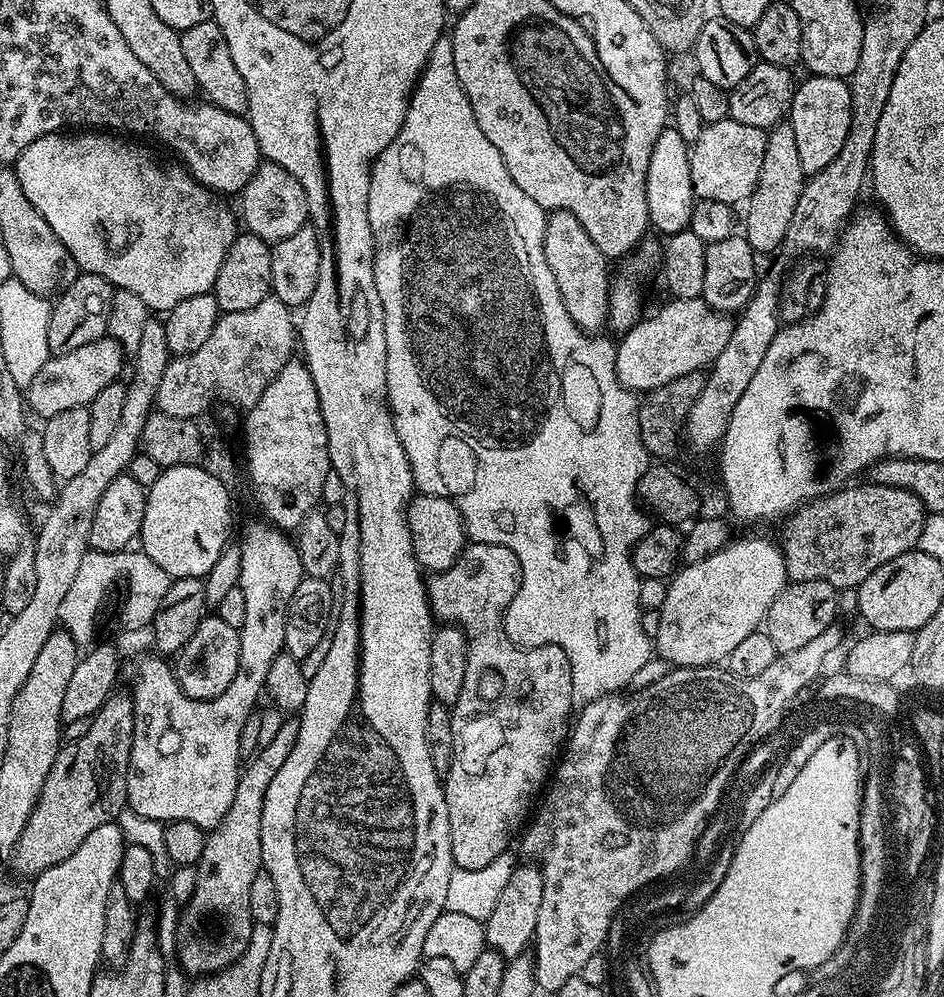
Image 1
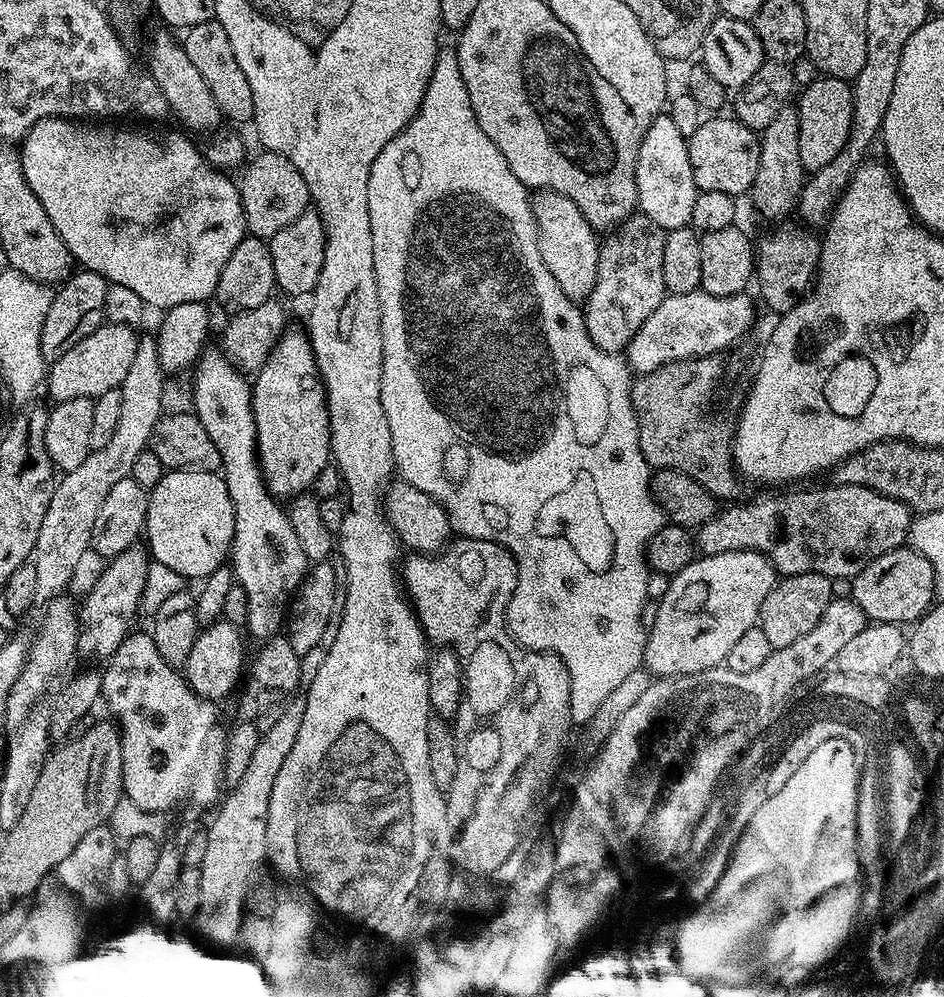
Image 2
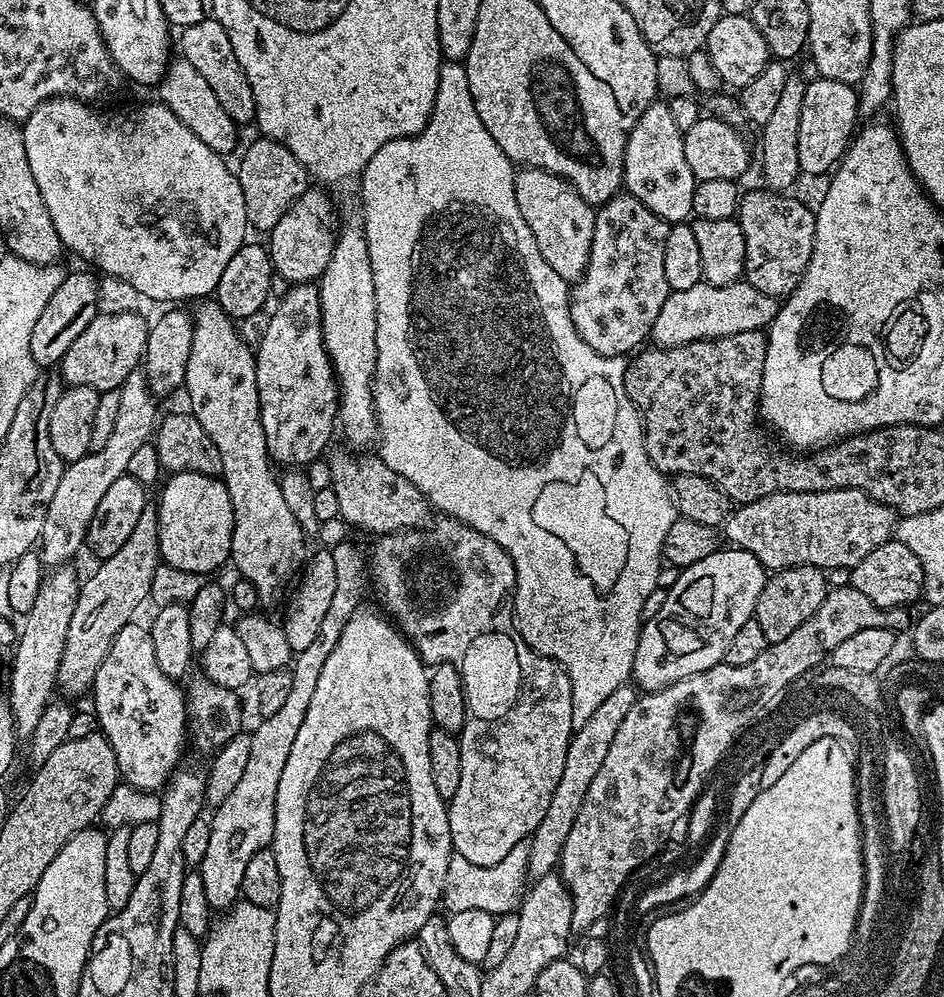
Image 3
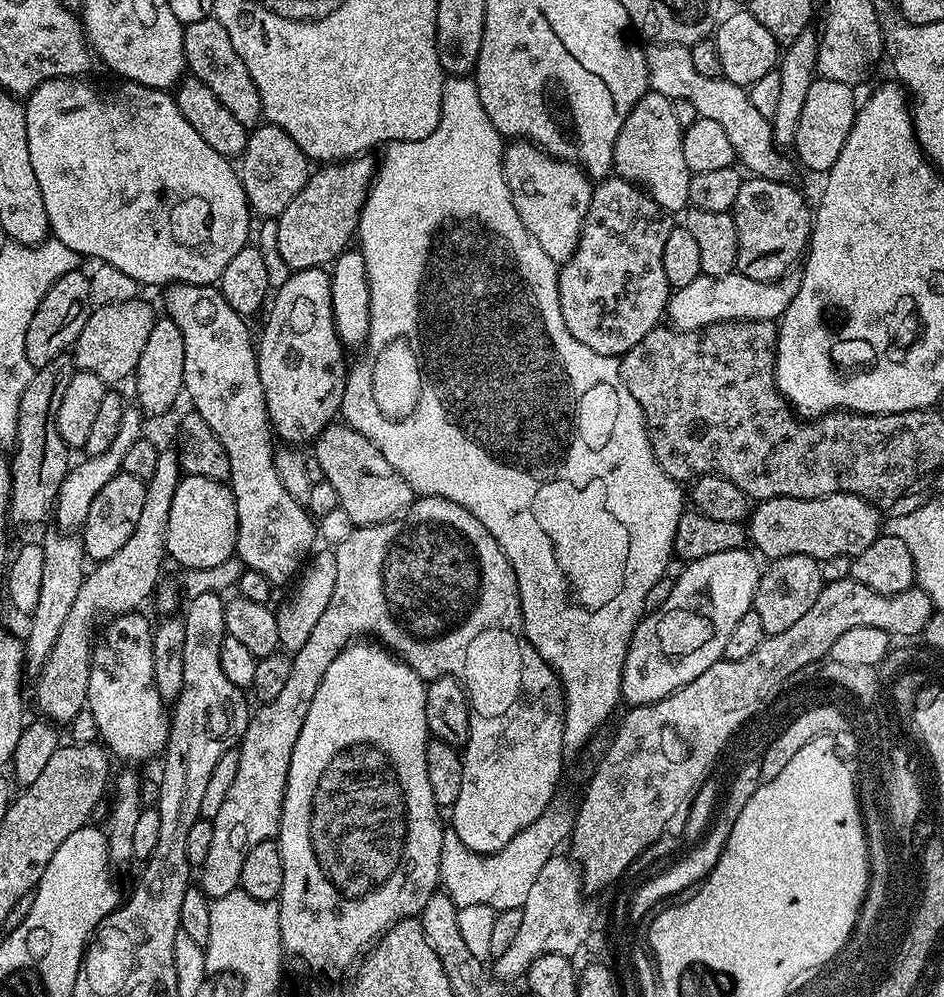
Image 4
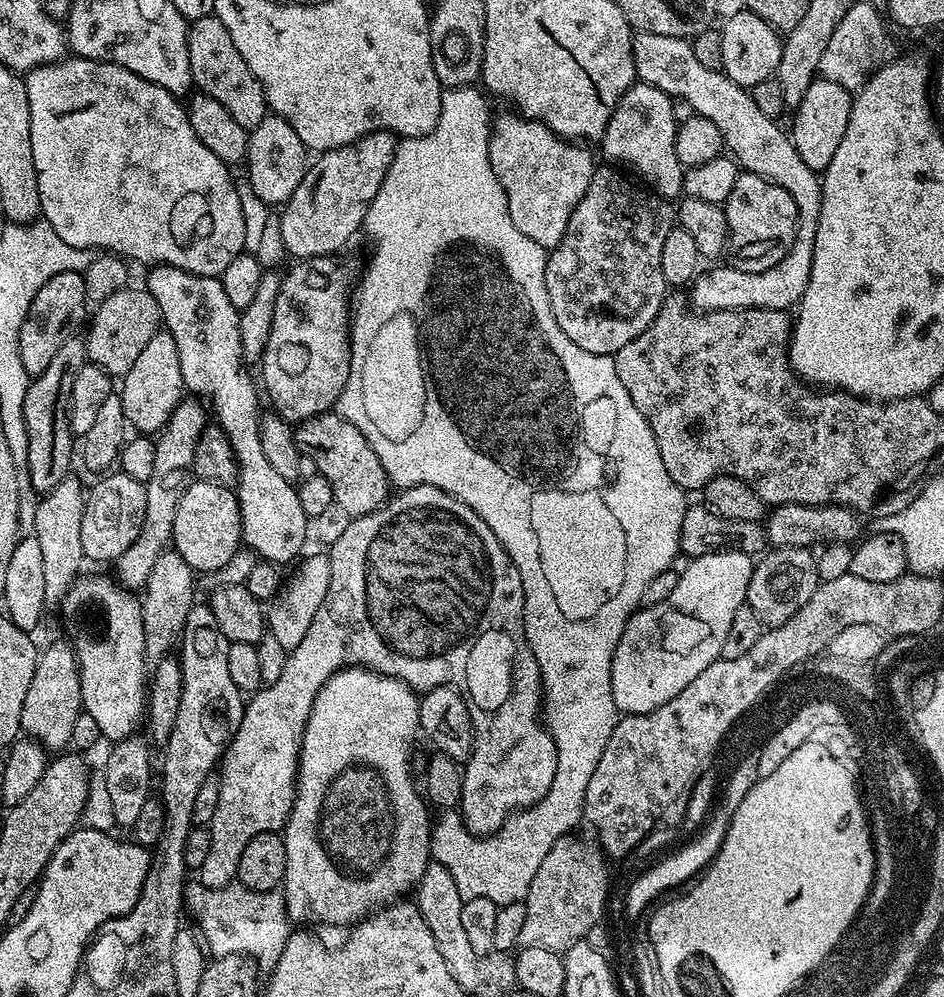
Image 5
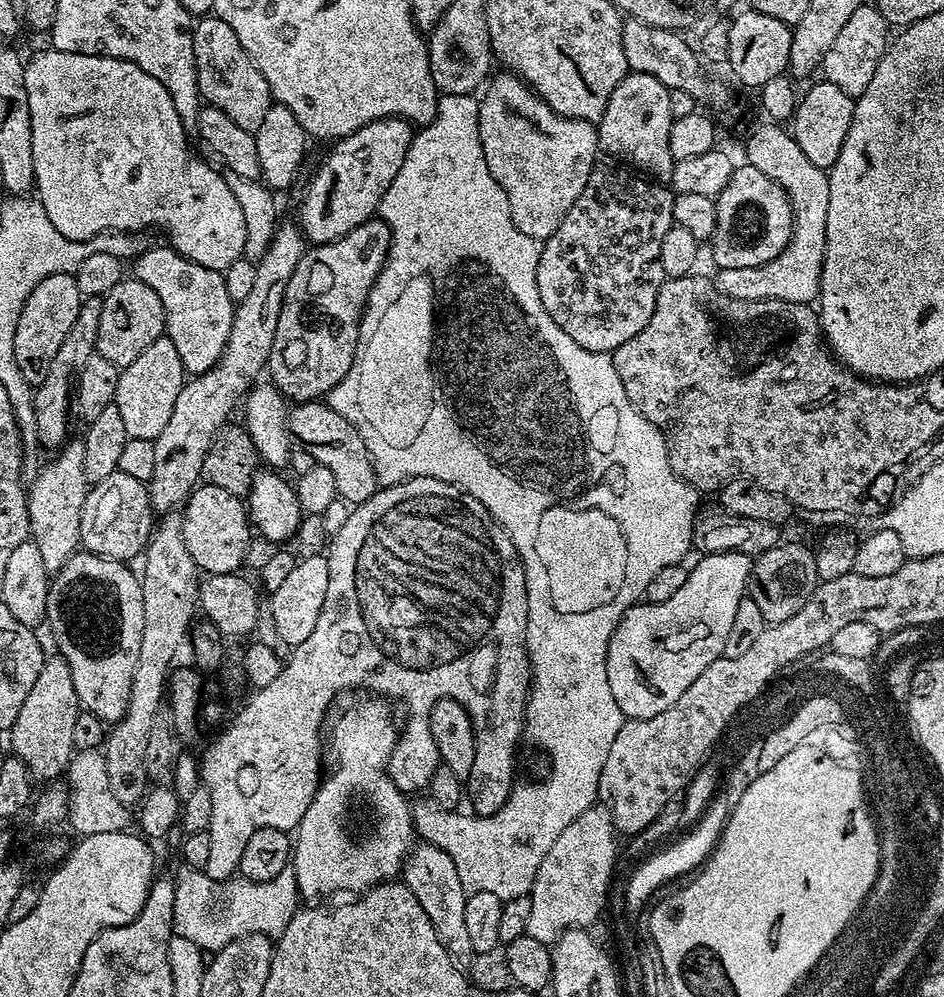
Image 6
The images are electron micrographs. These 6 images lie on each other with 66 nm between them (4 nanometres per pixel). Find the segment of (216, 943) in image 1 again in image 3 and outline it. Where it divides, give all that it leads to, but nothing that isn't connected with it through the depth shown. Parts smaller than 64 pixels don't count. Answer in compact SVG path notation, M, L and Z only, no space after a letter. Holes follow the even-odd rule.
M340 544L331 551L335 561L337 585L330 608L322 620L320 633L303 654L293 659L290 665L293 682L286 702L275 714L267 720L261 720L251 729L250 758L247 759L246 770L243 771L238 786L234 787L234 792L210 816L210 847L207 848L206 858L202 858L198 870L206 886L206 902L210 902L214 910L231 909L241 899L242 873L246 871L246 865L250 863L250 858L254 858L254 854L258 854L258 850L271 845L278 781L286 767L290 746L294 746L294 738L298 738L298 726L302 726L306 718L306 706L314 695L314 686L318 686L320 672L316 669L316 660L324 664L326 658L330 658L330 650L334 650L346 622L362 604L360 591L364 588L364 560L360 557L359 550L352 544Z

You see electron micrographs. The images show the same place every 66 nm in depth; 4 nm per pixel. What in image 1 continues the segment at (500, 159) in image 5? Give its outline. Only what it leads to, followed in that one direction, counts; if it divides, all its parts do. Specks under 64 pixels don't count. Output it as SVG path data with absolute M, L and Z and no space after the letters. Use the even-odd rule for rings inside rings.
M553 212L547 217L544 225L544 253L546 266L550 266L550 274L554 274L554 282L558 282L558 294L562 294L562 306L566 306L566 314L583 332L596 334L608 323L608 289L610 287L609 261L590 242L590 234L582 230L582 224L574 214L569 212Z

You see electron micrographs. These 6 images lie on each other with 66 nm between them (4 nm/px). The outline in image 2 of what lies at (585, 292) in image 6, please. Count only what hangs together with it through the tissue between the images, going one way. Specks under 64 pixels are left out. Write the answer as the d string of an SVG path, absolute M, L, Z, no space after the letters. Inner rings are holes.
M633 214L609 235L612 237L608 241L605 239L601 243L598 278L594 290L590 290L587 300L583 301L582 311L590 338L603 352L623 353L634 334L638 334L642 322L646 322L664 301L662 250L665 235L658 222Z

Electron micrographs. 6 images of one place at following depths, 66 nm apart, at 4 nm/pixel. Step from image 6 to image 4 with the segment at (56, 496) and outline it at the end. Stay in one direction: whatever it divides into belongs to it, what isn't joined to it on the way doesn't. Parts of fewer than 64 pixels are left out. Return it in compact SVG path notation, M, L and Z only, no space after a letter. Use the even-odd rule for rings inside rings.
M52 530L52 533L42 540L42 547L44 549L42 591L38 598L38 606L30 614L32 633L29 634L28 640L26 636L26 664L33 670L39 670L48 659L58 638L58 630L62 630L62 622L66 622L70 606L74 606L74 598L78 598L78 590L82 590L82 582L86 575L84 542L79 535L61 534Z

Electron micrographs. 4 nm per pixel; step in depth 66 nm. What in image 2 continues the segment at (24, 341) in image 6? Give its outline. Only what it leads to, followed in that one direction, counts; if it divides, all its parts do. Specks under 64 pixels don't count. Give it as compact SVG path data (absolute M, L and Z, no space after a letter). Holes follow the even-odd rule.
M76 270L55 289L46 322L42 322L42 354L45 361L62 358L66 350L78 346L78 342L82 342L86 334L94 334L94 330L98 330L105 323L104 299L108 285L102 274Z

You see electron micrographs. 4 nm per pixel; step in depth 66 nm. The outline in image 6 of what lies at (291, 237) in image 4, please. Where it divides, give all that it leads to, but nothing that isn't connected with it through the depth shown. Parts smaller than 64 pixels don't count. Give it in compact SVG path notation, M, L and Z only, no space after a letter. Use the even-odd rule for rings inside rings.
M398 116L375 120L354 134L342 136L331 145L328 157L312 176L304 201L300 204L298 223L309 245L329 244L373 219L380 211L380 203L390 190L398 170L412 145L413 125Z

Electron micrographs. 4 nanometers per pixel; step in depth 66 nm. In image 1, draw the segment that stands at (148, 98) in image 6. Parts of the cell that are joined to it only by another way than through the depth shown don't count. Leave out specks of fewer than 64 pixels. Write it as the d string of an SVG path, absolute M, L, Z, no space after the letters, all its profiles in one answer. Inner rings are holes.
M100 130L81 132L81 136L48 132L30 142L14 165L22 194L50 222L50 230L62 238L62 246L70 250L81 272L104 276L113 289L125 288L130 294L138 294L156 314L168 313L178 302L194 298L194 294L212 292L218 270L222 270L222 258L226 258L226 250L230 250L238 235L238 216L233 205L231 208L221 193L198 183L179 163L159 164L151 160L138 145L128 141L131 139Z

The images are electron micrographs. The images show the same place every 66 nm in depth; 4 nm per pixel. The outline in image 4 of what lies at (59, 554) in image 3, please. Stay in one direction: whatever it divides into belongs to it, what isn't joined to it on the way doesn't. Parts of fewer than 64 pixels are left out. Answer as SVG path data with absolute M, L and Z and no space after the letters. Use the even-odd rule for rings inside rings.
M125 407L122 414L122 426L118 426L118 435L110 444L110 450L106 450L106 454L84 458L84 461L77 468L76 465L69 467L68 477L62 482L54 505L54 520L56 516L57 525L55 524L55 527L57 529L83 529L86 514L90 514L90 504L94 502L94 498L98 498L98 490L102 490L102 486L106 486L106 482L110 482L110 478L114 478L122 471L126 450L130 450L130 446L134 446L134 442L138 442L142 438L143 432L140 431L143 430L144 423L146 420L139 407Z

